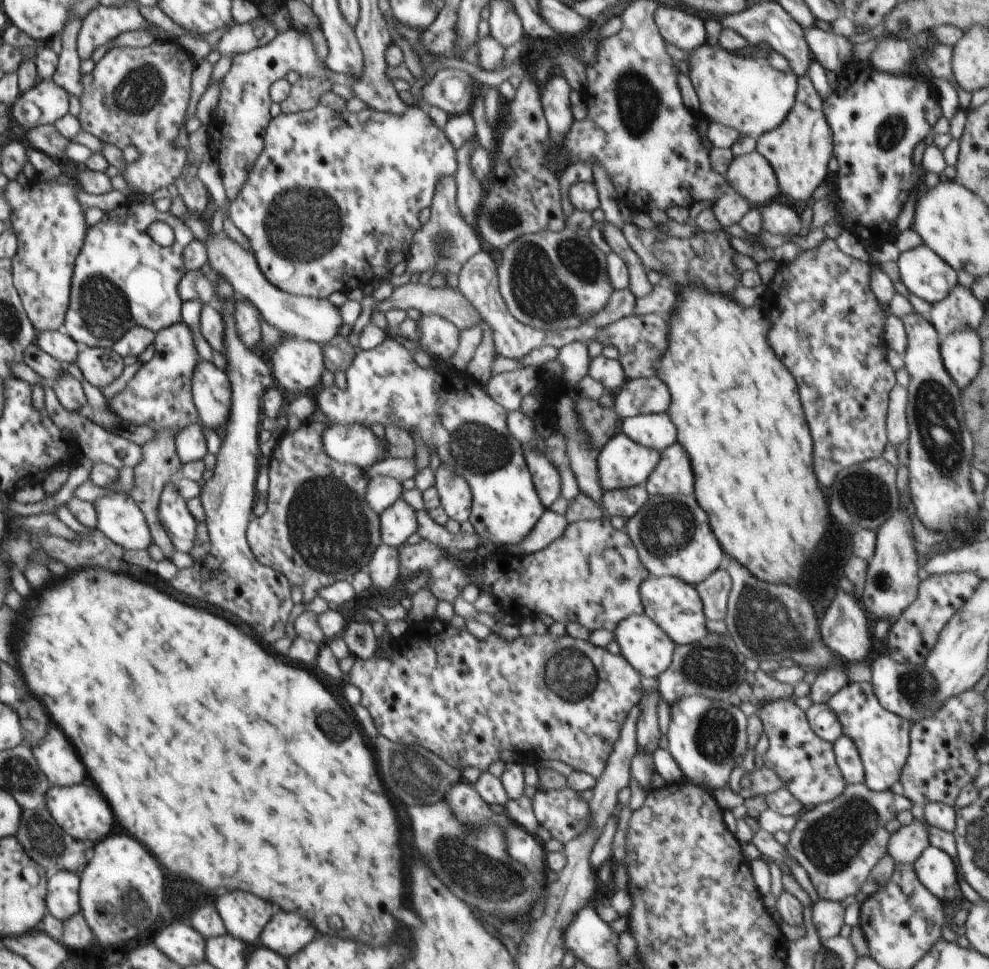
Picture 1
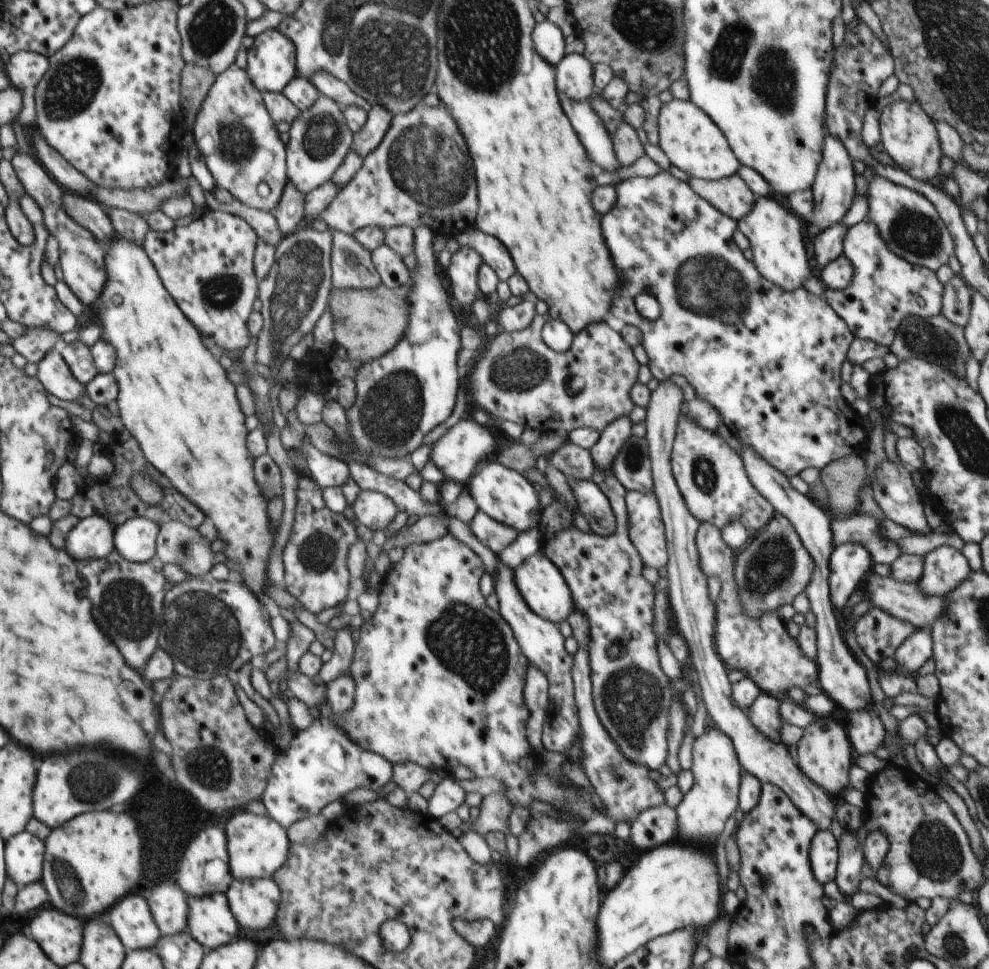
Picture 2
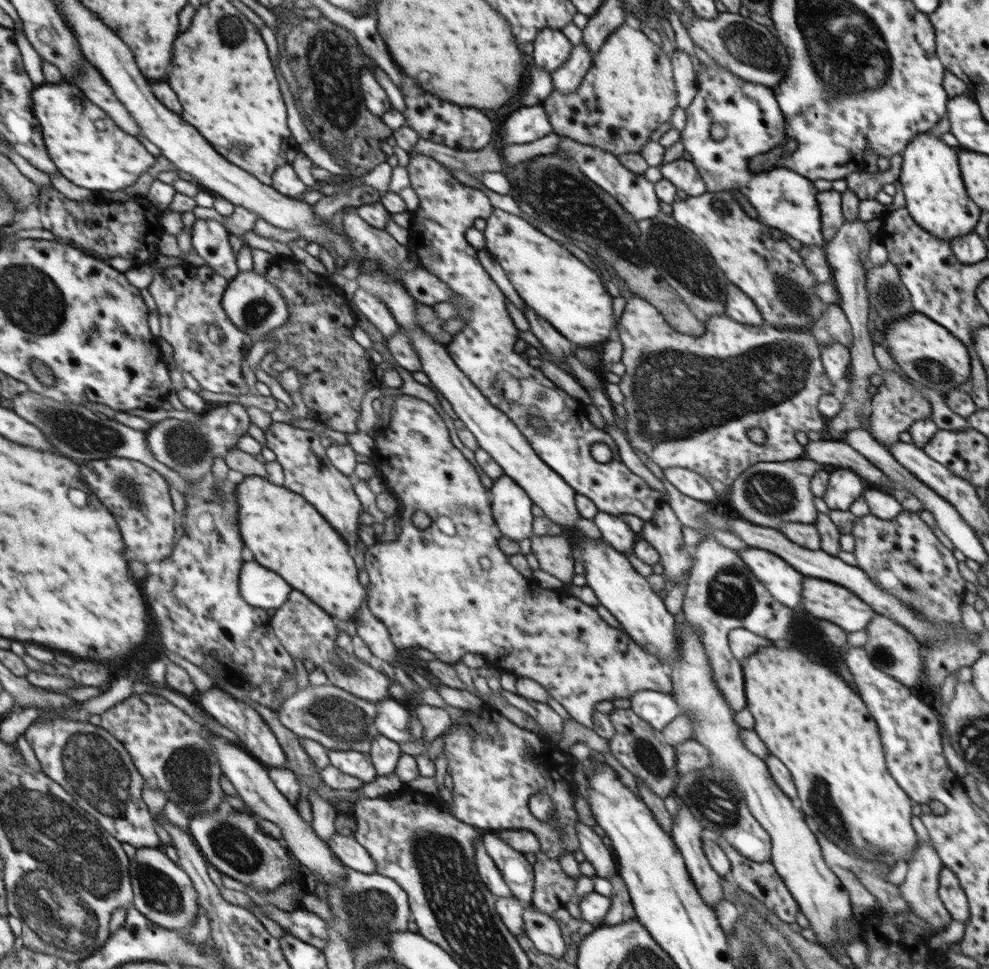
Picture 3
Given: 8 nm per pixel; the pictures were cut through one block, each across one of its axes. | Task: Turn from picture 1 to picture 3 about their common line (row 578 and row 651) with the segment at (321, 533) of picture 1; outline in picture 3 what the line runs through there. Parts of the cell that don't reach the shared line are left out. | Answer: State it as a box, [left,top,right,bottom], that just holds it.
[270,590,392,704]

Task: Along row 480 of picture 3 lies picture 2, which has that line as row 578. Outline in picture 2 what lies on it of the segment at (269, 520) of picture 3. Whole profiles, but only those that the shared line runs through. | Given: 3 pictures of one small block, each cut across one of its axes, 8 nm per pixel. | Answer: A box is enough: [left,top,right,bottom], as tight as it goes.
[93,237,278,596]

